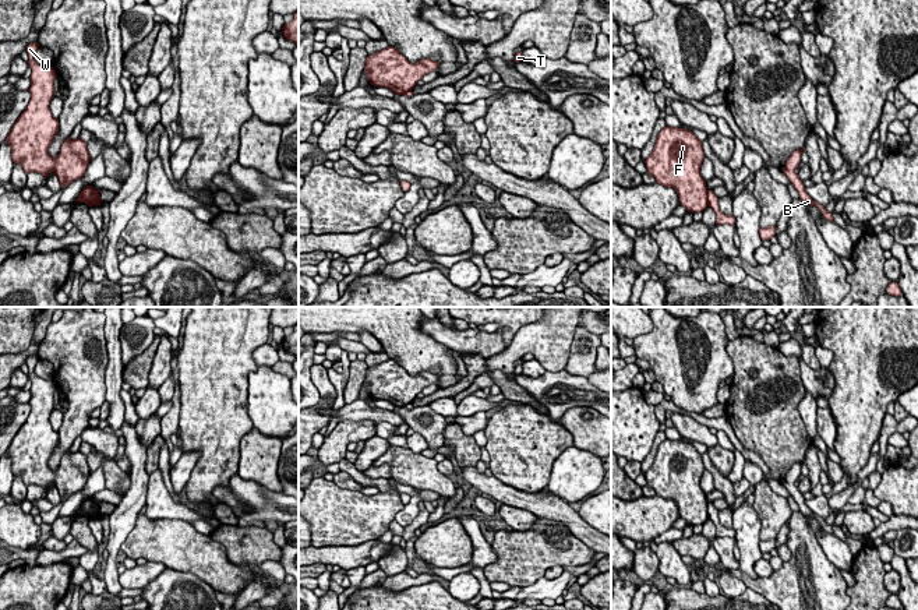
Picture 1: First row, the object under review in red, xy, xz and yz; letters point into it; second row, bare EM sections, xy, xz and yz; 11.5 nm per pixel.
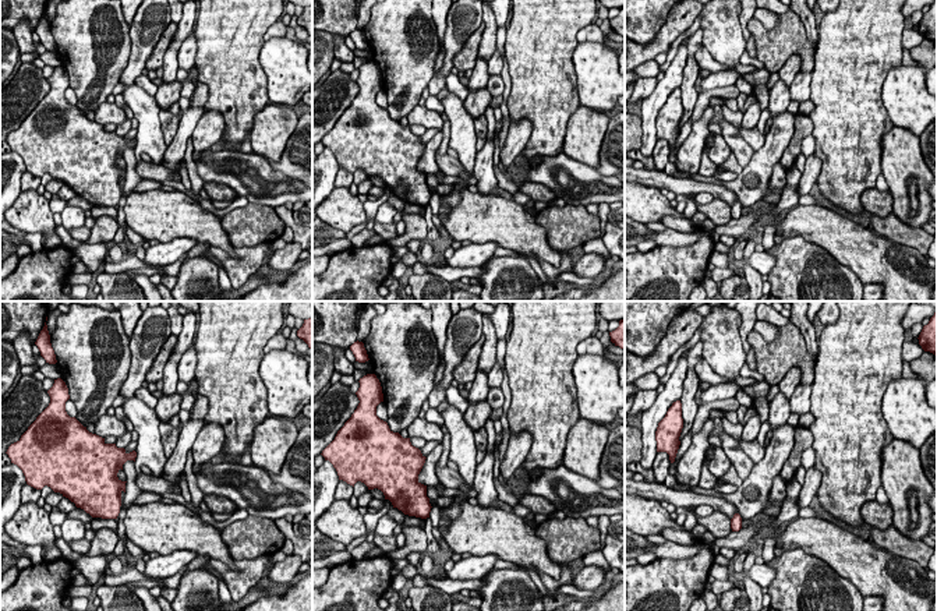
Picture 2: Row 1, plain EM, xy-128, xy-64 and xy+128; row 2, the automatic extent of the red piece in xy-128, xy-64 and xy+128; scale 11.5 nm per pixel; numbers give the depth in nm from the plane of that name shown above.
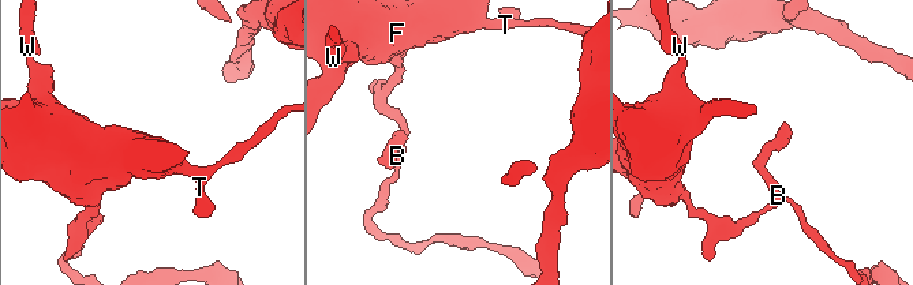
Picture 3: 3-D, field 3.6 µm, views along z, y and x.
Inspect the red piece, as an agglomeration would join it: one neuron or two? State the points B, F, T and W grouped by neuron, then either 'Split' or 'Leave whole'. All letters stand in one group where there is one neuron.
Groups: B / F T W. Split

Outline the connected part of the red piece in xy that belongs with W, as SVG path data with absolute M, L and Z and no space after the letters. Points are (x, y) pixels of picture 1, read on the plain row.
M33 355L27 359L28 378L31 387L31 413L21 429L14 436L6 454L11 459L11 470L14 477L21 476L24 484L40 486L47 490L53 484L60 496L60 500L68 498L74 493L81 491L91 475L91 469L80 449L73 452L68 449L60 461L56 470L49 468L56 447L59 445L59 431L54 431L50 424L50 413L54 410L53 380L43 380L35 374L35 366L39 356Z

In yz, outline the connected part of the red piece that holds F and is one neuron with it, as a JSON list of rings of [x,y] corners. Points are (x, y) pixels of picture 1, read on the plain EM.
[[[665,438],[657,448],[652,466],[645,473],[647,486],[650,486],[656,496],[664,500],[677,503],[679,516],[688,525],[703,525],[707,521],[707,500],[706,493],[700,487],[705,465],[702,454],[686,441]]]

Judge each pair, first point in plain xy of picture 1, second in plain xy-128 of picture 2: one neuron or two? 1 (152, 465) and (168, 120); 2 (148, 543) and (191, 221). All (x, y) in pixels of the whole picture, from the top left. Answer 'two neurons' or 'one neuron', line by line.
1: one neuron
2: one neuron

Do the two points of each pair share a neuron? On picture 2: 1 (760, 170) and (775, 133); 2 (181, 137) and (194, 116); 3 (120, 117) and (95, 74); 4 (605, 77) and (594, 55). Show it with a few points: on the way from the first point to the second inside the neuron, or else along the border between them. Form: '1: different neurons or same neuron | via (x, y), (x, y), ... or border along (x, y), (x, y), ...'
1: same neuron | via (763, 161), (775, 142)
2: same neuron | via (184, 131), (188, 122)
3: different neurons | border along (106, 99), (94, 110)
4: same neuron | via (601, 71), (594, 60)

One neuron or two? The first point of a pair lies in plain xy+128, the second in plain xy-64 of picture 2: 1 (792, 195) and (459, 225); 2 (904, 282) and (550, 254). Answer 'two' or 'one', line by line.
1: two
2: one

